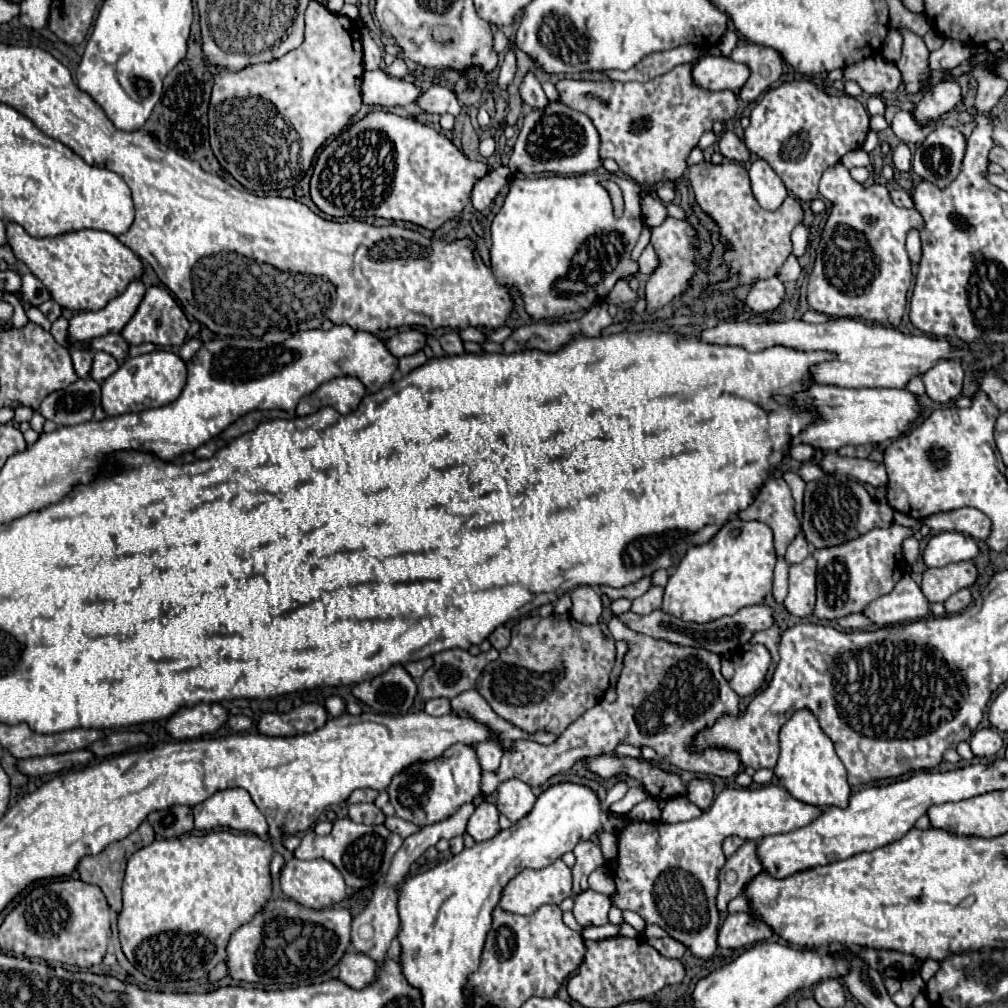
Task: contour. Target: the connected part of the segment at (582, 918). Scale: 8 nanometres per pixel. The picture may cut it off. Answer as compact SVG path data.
M580 892L574 896L574 918L582 926L602 926L608 922L610 898L598 892Z

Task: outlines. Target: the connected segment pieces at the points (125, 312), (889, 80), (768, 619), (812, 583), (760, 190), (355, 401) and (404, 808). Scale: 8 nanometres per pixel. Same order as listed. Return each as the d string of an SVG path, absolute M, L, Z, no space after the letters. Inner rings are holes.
M132 280L132 284L128 284L128 288L120 296L106 304L106 308L96 312L80 312L74 318L70 318L72 342L78 342L82 348L86 348L92 336L120 332L126 326L126 322L134 316L144 292L146 286L142 284L142 280Z
M872 56L860 64L844 68L844 80L854 80L868 94L896 90L902 84L898 68L894 64L886 64L880 56Z
M756 604L756 606L746 606L742 610L738 610L736 614L732 616L722 616L718 620L712 620L712 622L706 622L706 624L696 624L696 622L684 622L684 620L678 620L662 610L656 610L648 616L638 616L634 612L624 612L618 616L628 628L640 632L640 634L648 634L652 638L664 638L668 642L674 642L674 644L682 644L682 646L696 646L696 648L706 648L710 652L716 652L716 654L726 654L726 652L732 652L736 650L738 646L746 644L754 632L760 632L760 630L768 630L772 624L774 624L774 608L768 606L768 604Z
M808 556L800 564L790 566L788 576L788 596L784 606L794 616L810 616L816 602L816 560Z
M754 158L750 164L750 180L752 180L752 192L758 204L764 210L778 210L780 204L786 200L788 190L780 176L770 168L768 162L762 158Z
M338 376L324 382L314 392L314 400L320 406L332 406L340 414L348 414L358 408L364 394L366 394L366 388L364 384L360 384L360 380L352 376Z
M454 744L448 750L444 756L428 762L416 762L392 778L386 792L390 796L390 804L394 806L398 818L414 822L420 828L436 824L452 816L452 812L456 812L462 804L470 802L480 792L482 768L474 746Z

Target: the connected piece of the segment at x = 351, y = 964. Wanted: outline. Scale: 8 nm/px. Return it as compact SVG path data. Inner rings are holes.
M346 952L342 958L340 958L340 974L338 978L352 986L352 988L364 988L366 984L370 984L374 978L376 978L376 962L366 956L366 954L360 954L360 952Z

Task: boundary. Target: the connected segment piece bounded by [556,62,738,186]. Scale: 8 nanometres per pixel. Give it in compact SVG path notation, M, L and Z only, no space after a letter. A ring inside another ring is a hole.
M692 62L676 66L664 76L648 82L614 80L560 80L556 90L560 102L576 112L584 112L600 134L600 158L614 160L622 174L640 186L660 180L676 180L686 172L686 158L700 136L712 124L734 118L738 102L730 90L710 92L692 82Z

